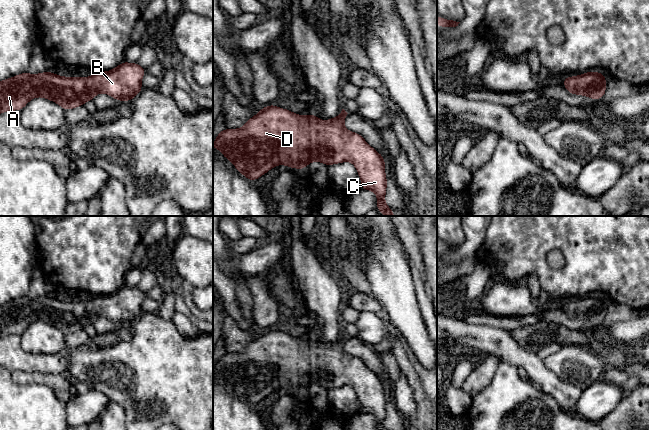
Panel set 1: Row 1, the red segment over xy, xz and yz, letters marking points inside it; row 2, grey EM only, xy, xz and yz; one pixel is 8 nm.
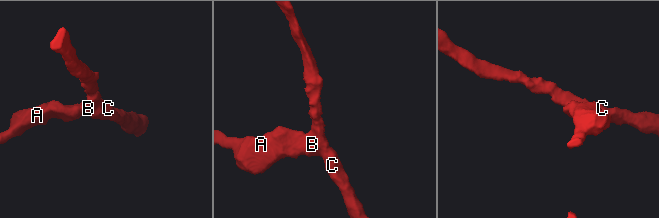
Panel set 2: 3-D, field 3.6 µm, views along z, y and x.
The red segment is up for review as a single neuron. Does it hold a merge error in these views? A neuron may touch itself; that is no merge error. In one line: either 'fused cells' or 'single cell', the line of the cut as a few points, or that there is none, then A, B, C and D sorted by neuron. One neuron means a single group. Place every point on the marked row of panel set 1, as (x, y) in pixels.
single cell | no cut | A B C D

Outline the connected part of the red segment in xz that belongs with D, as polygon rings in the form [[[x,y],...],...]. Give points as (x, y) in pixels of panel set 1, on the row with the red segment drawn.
[[[271,104],[248,119],[242,128],[219,131],[213,148],[220,149],[221,154],[234,164],[235,169],[252,182],[277,165],[304,170],[311,162],[320,161],[329,166],[349,161],[354,164],[361,178],[361,189],[377,195],[376,209],[385,216],[395,216],[385,203],[385,158],[361,134],[344,127],[347,114],[342,109],[335,118],[321,121],[315,114],[302,116]]]

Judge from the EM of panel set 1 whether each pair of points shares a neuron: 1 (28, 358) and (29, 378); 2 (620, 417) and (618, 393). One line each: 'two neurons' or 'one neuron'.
1: two neurons
2: two neurons

